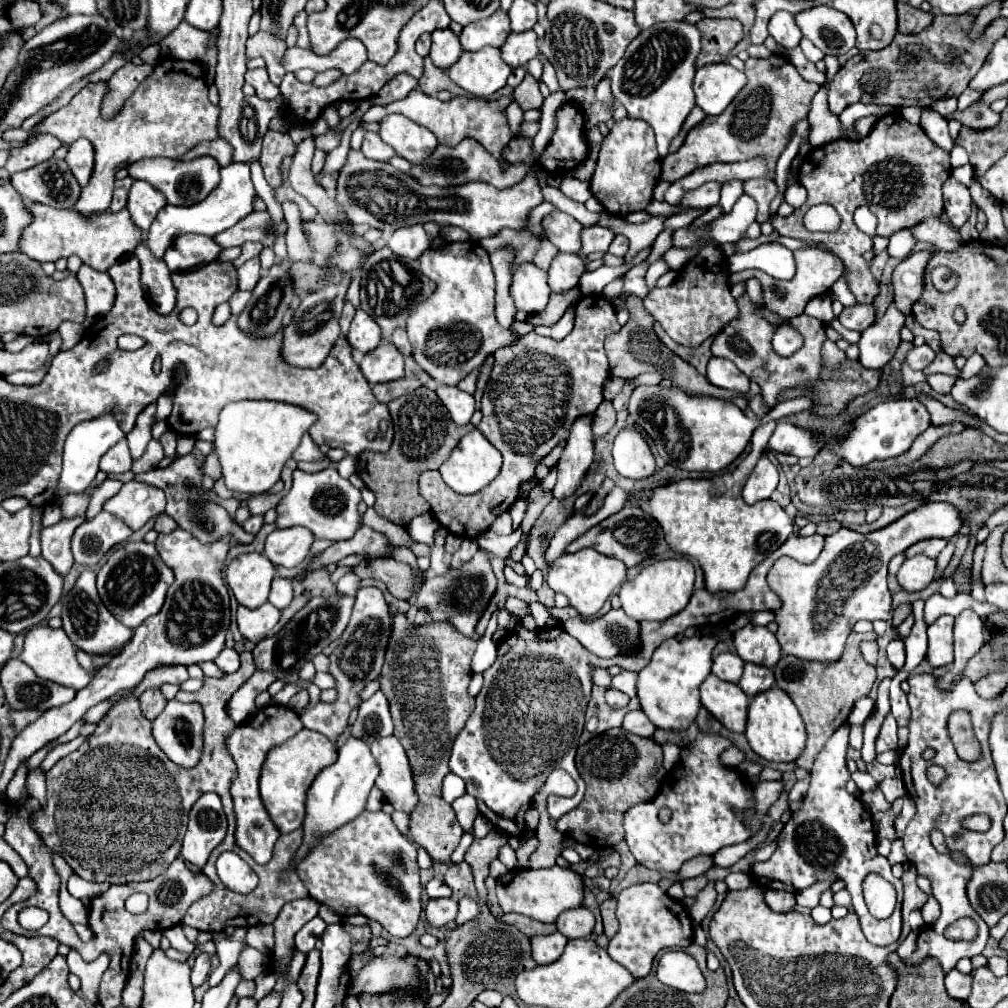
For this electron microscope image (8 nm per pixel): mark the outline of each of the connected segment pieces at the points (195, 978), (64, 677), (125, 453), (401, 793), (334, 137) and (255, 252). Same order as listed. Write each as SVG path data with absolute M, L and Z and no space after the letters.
M201 954L197 960L195 960L195 964L193 964L193 972L191 972L191 984L193 984L193 988L199 988L205 980L207 980L207 976L209 976L209 958L205 956L205 954Z
M47 624L43 626L35 626L25 634L25 642L23 642L23 652L19 654L19 660L25 662L27 666L31 666L39 678L43 680L51 680L51 682L59 682L63 686L71 686L71 688L85 688L91 682L91 674L87 670L83 670L75 658L75 646L71 644L71 640L67 638L67 634L57 628L49 628Z
M119 440L113 448L109 448L109 452L103 456L101 460L101 470L107 474L123 474L131 470L131 456L129 456L129 448L127 448L127 440Z
M385 736L371 744L373 756L381 764L381 774L375 786L385 794L385 800L403 812L411 812L417 804L415 782L411 776L411 766L407 764L407 754L395 736Z
M327 132L327 134L323 134L323 136L317 136L317 138L315 138L315 146L317 146L319 150L325 150L325 152L329 152L329 150L337 148L337 144L339 144L339 138L341 138L341 134Z
M247 242L247 244L241 248L241 254L239 254L239 258L235 258L235 260L233 260L233 266L235 266L235 268L239 268L239 266L241 266L241 264L245 264L249 258L253 258L253 256L259 256L259 254L261 254L261 250L263 250L263 244Z

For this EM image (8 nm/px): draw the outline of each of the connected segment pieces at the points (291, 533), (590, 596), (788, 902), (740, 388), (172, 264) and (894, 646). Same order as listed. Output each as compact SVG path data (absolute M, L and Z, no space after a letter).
M301 526L275 530L265 540L265 556L275 566L295 568L309 554L313 540L315 538L311 536L311 532L307 532L307 528L301 528Z
M583 548L575 554L561 554L547 572L547 584L551 590L561 592L569 598L571 606L585 618L595 616L601 606L605 604L605 600L613 594L613 590L625 580L625 564L617 558L611 556L603 556L593 548Z
M773 890L769 896L769 902L771 902L769 904L771 910L777 910L777 912L787 912L795 908L795 896L785 890Z
M711 358L707 366L707 380L713 386L737 392L737 394L749 394L749 380L735 368L733 362L723 360L723 358Z
M183 234L165 252L165 262L171 272L185 272L195 266L203 266L219 256L221 246L215 244L211 236L203 234Z
M892 640L887 646L887 660L893 668L901 670L905 666L906 651L903 640Z

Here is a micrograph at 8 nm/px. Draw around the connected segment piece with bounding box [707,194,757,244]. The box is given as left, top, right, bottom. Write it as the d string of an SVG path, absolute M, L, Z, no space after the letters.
M743 194L733 210L727 216L721 216L709 224L707 240L713 244L725 244L725 242L735 242L741 240L741 234L747 230L751 222L755 222L757 214L757 204L753 198Z

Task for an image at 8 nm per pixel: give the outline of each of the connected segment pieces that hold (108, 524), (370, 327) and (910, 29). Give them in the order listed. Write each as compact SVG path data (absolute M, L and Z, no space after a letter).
M99 512L75 530L71 544L73 558L83 566L93 566L111 546L125 542L131 534L133 530L125 524L125 520L119 520L109 512Z
M359 308L353 322L351 322L351 330L349 330L347 340L353 348L357 348L361 352L371 352L381 342L381 328L367 312L363 312Z
M897 4L897 32L901 34L919 34L931 24L933 18L933 12L923 12L909 4Z

